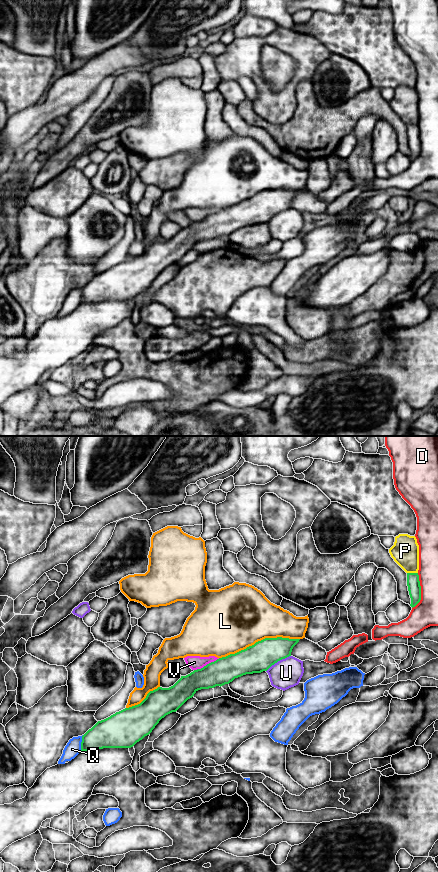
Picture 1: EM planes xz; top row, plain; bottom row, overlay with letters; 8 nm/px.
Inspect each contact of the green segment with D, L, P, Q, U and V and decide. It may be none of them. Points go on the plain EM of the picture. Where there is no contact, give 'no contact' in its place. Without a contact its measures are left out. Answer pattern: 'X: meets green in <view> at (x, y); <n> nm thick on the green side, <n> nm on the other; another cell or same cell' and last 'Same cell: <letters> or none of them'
D: meets green in xz at (420, 143); 110 nm thick on the green side, 200 nm on the other; another cell
L: meets green in xz at (259, 193); 220 nm thick on the green side, 480 nm on the other; another cell
P: meets green in xz at (412, 125); 110 nm thick on the green side, 220 nm on the other; another cell
Q: meets green in xz at (81, 295); 240 nm thick on the green side, 120 nm on the other; another cell
U: meets green in xz at (278, 212); 220 nm thick on the green side, 240 nm on the other; another cell
V: meets green in xz at (207, 216); 220 nm thick on the green side, 110 nm on the other; another cell
Same cell: none of them

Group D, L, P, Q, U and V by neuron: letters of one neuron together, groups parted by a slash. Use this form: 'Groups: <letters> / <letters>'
Groups: D / L / P / Q / U / V

